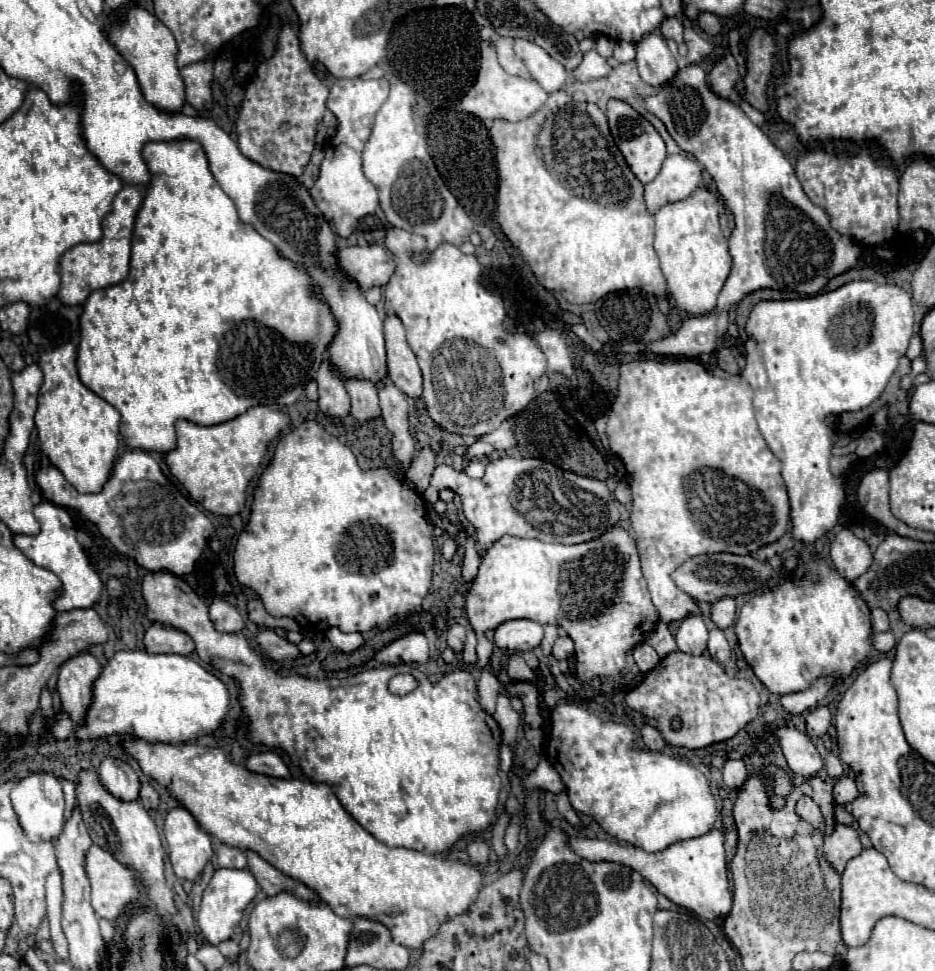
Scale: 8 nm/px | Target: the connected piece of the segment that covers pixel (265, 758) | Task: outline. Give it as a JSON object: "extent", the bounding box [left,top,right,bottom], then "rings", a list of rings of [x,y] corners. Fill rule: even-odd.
{"extent":[244,751,290,777],"rings":[[[274,751],[256,753],[256,755],[248,757],[248,761],[244,765],[254,773],[262,773],[262,775],[270,775],[270,777],[290,777],[286,763]]]}

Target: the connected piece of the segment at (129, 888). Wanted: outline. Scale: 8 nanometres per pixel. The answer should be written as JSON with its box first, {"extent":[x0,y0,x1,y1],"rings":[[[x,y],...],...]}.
{"extent":[84,845,142,919],"rings":[[[98,845],[86,851],[84,871],[92,887],[90,903],[96,913],[114,913],[116,919],[124,905],[136,901],[142,893],[136,875]]]}

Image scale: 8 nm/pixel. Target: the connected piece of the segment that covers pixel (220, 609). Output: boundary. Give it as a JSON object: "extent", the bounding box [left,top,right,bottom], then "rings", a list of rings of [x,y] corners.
{"extent":[210,597,244,633],"rings":[[[220,597],[210,603],[210,619],[214,627],[224,633],[240,633],[244,629],[244,621],[237,607]]]}

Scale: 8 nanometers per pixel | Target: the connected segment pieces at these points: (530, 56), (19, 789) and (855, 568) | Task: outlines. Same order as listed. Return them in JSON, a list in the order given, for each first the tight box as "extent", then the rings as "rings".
[{"extent":[514,39,568,93],"rings":[[[516,39],[514,51],[524,61],[532,79],[542,85],[542,89],[546,89],[548,93],[564,89],[568,81],[566,67],[558,63],[554,57],[550,57],[542,47],[528,39]]]},{"extent":[12,773,64,841],"rings":[[[32,773],[20,779],[12,789],[12,805],[18,815],[24,835],[32,841],[52,841],[62,833],[64,827],[64,795],[60,779],[52,773]]]},{"extent":[830,527,872,581],"rings":[[[844,527],[836,533],[830,555],[836,565],[836,571],[846,581],[858,579],[870,567],[870,561],[872,561],[872,551],[870,551],[868,543],[858,539],[848,527]]]}]

